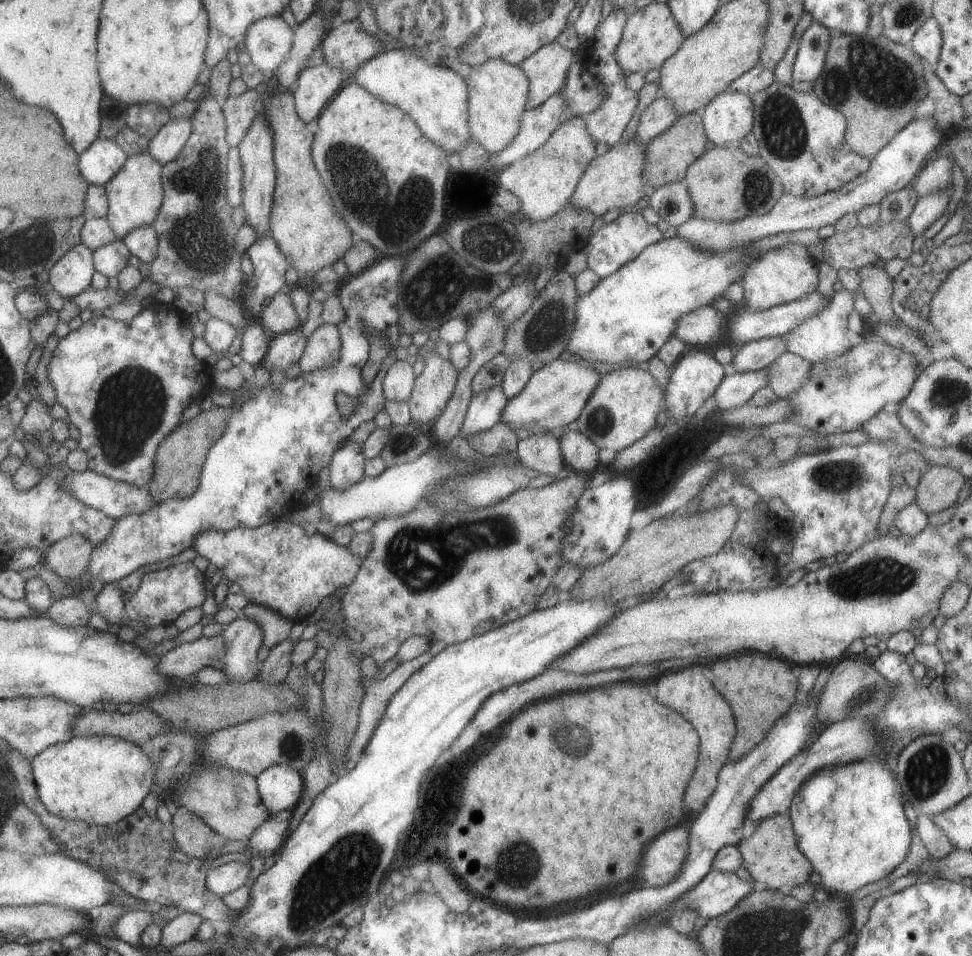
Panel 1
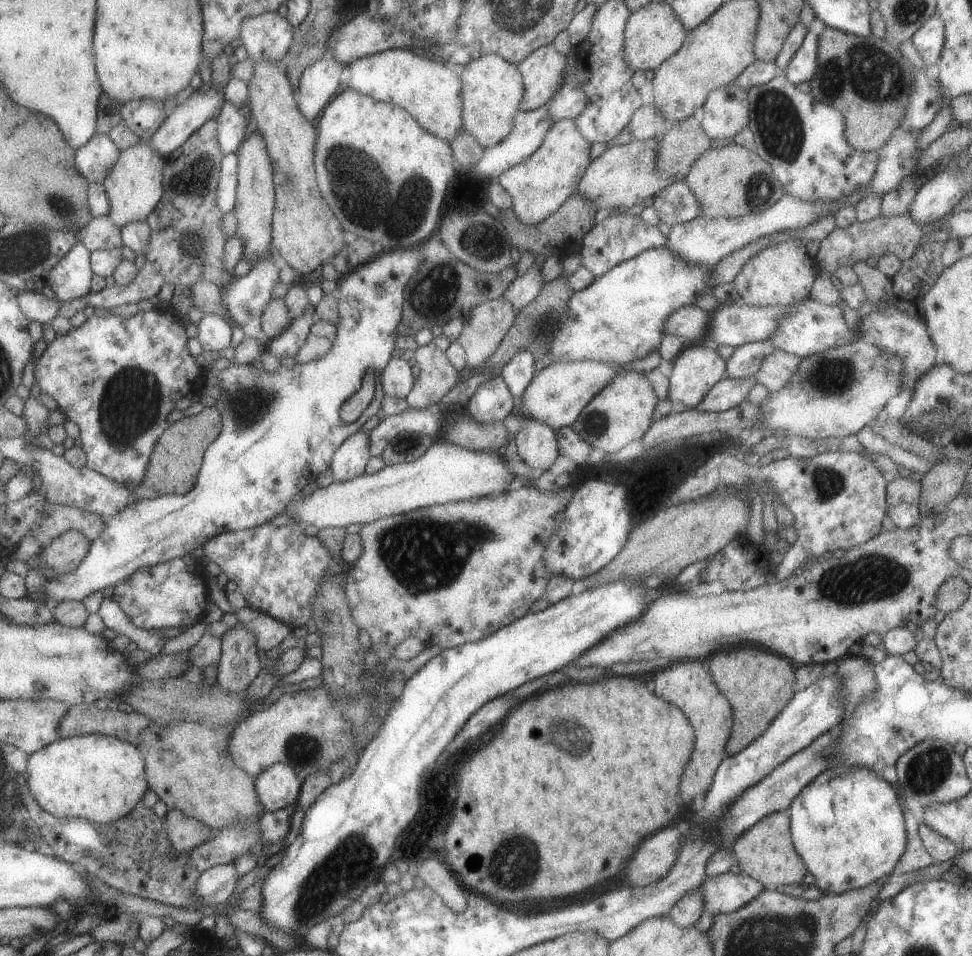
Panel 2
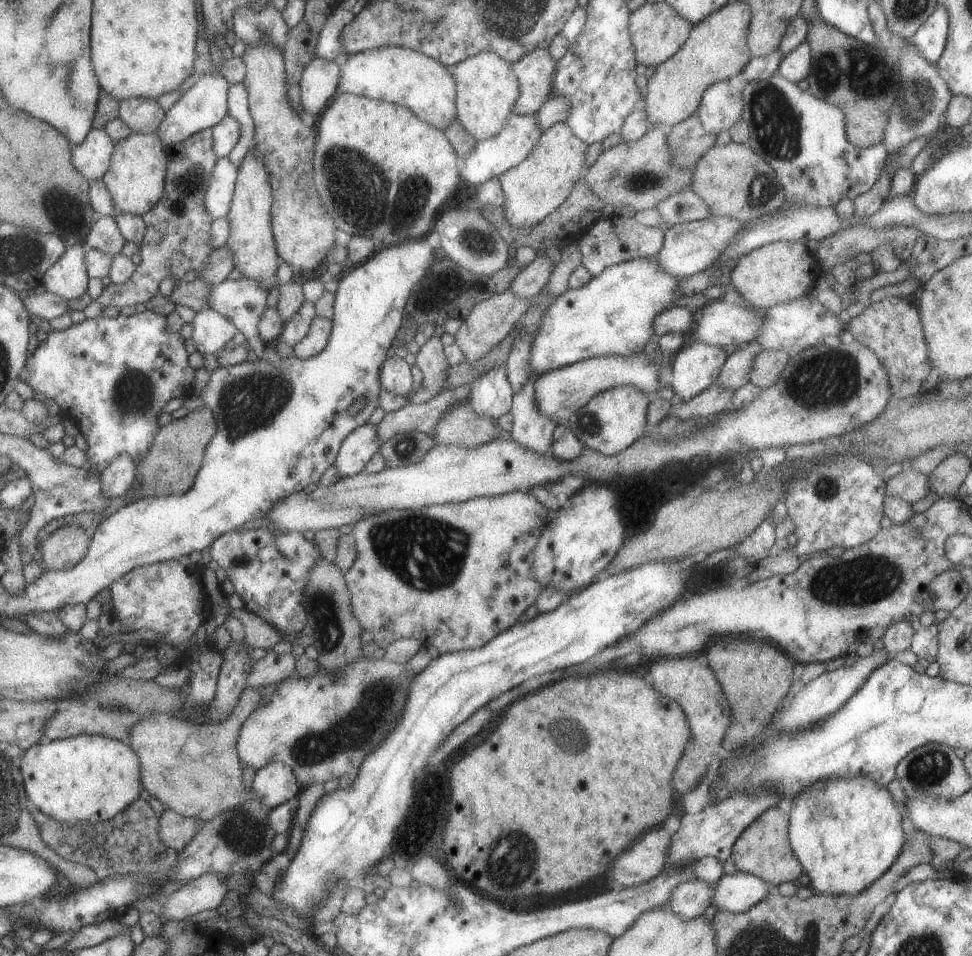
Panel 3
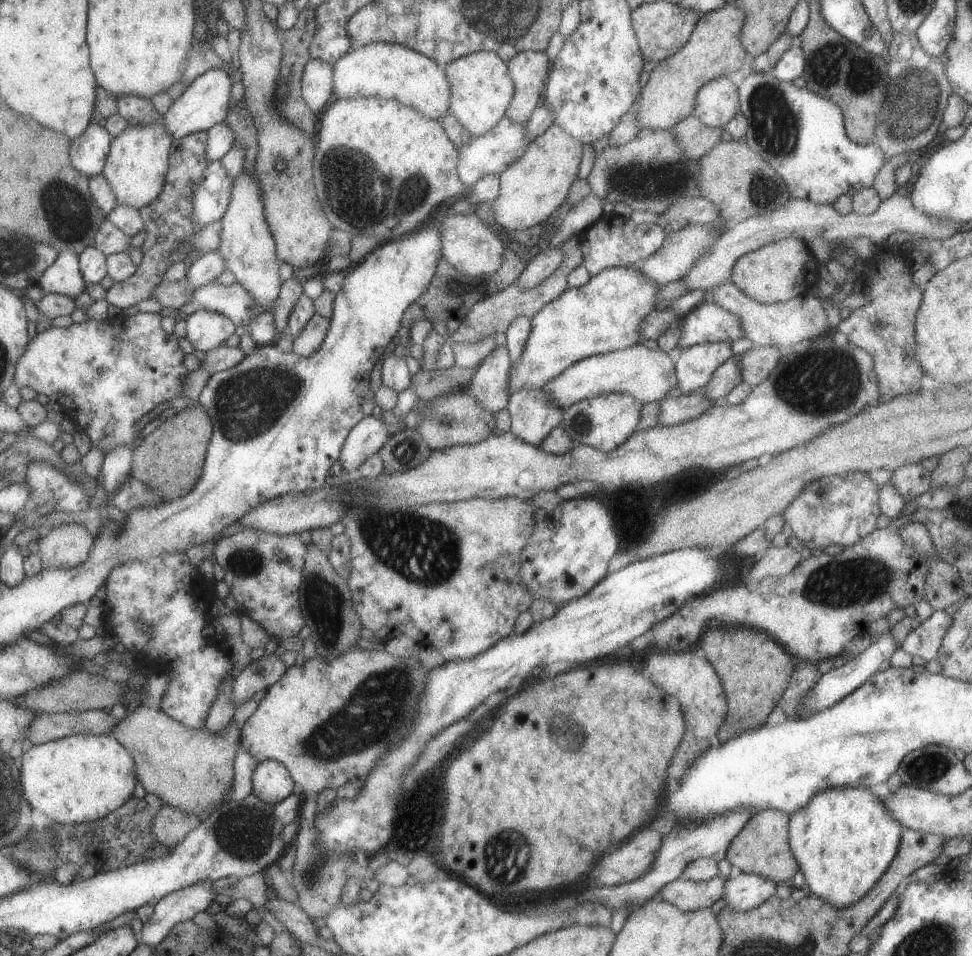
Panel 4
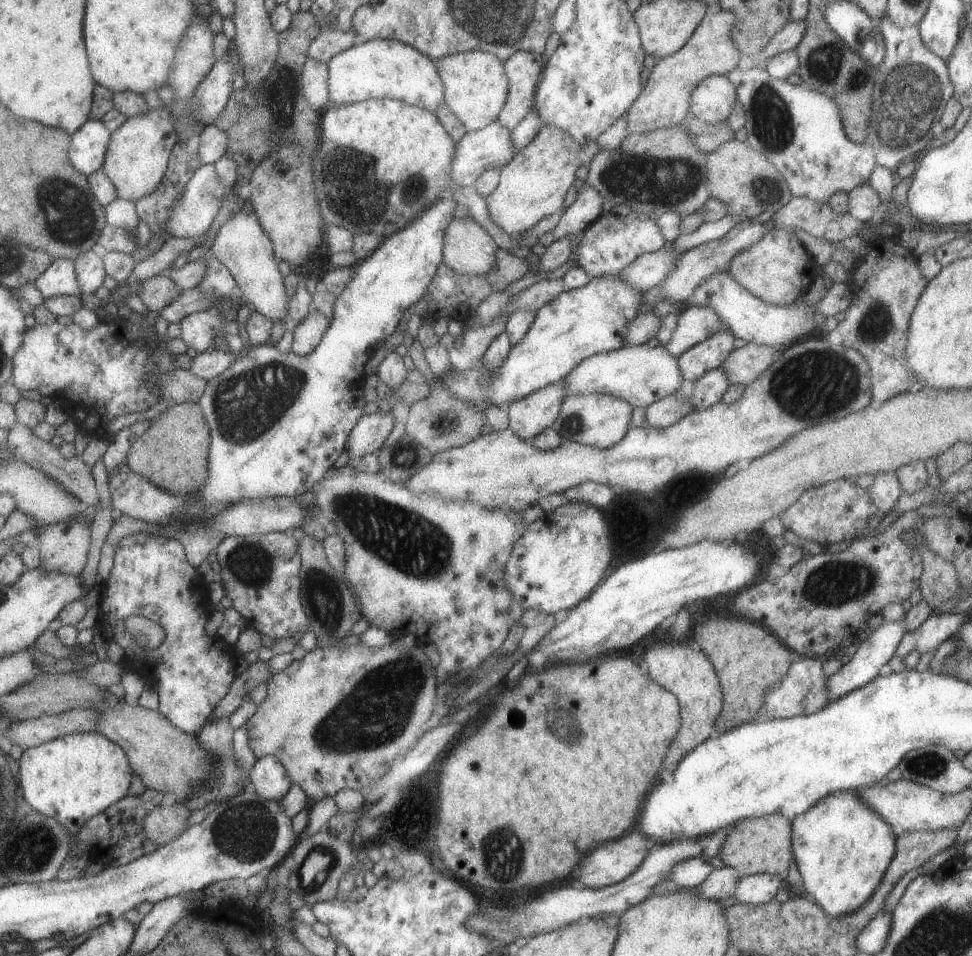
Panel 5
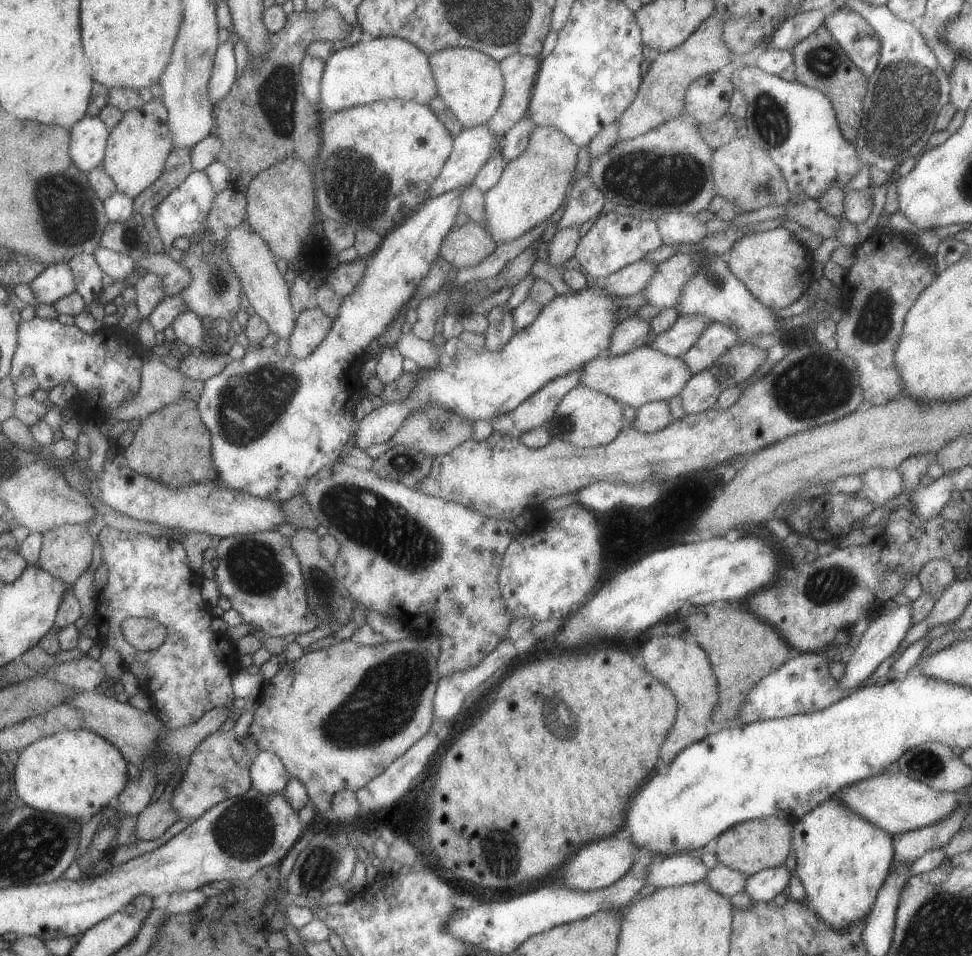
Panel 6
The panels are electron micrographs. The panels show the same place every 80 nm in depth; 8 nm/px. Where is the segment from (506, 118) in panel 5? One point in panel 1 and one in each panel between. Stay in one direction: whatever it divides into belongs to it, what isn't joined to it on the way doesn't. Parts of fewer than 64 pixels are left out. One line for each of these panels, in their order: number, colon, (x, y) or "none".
1: (546, 69)
2: (542, 71)
3: (534, 71)
4: (528, 70)

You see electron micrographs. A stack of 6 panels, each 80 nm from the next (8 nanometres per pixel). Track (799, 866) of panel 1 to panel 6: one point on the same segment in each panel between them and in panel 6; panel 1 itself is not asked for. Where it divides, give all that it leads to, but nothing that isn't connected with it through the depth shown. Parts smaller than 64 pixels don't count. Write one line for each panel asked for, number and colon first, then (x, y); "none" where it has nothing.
2: (764, 852)
3: (762, 850)
4: (761, 847)
5: (756, 845)
6: (748, 847)

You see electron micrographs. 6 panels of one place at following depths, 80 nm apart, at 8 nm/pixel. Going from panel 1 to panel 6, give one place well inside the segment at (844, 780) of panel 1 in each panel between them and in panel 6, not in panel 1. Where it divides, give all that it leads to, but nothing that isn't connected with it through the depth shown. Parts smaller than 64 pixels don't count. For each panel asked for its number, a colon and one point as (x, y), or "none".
2: (846, 824)
3: (845, 832)
4: (843, 838)
5: (841, 847)
6: (841, 860)

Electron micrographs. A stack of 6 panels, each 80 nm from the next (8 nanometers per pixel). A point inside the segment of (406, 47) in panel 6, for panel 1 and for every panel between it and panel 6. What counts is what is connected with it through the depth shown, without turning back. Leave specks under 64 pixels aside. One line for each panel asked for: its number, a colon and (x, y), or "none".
1: (435, 97)
2: (426, 89)
3: (413, 80)
4: (389, 71)
5: (379, 68)

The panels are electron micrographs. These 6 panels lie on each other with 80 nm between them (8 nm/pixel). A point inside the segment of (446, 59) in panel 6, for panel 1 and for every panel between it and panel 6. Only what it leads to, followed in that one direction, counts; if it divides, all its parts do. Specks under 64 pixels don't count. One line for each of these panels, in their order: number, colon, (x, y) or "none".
1: (497, 91)
2: (491, 89)
3: (486, 87)
4: (480, 86)
5: (475, 86)

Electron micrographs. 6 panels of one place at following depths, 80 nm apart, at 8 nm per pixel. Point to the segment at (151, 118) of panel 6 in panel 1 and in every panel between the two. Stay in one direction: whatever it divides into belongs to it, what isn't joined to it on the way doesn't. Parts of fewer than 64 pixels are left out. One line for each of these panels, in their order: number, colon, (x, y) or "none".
1: (134, 195)
2: (133, 187)
3: (134, 179)
4: (137, 161)
5: (137, 153)

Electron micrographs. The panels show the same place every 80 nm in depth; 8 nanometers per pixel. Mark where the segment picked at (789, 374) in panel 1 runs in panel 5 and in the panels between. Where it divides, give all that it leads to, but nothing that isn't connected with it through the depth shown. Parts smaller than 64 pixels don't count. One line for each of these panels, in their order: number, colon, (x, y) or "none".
2: (774, 373)
3: (766, 367)
4: (756, 364)
5: (742, 366)

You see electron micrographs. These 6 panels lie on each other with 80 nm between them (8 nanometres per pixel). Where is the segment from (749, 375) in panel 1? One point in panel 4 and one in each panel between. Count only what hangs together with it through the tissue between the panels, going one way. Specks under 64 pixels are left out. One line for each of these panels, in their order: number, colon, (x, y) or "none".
2: (728, 392)
3: (715, 399)
4: (672, 411)

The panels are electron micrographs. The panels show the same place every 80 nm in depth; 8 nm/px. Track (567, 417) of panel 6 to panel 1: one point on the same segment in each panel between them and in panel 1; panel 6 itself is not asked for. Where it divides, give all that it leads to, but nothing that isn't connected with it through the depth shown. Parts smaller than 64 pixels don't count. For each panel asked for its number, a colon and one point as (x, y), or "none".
1: (622, 407)
2: (620, 412)
3: (611, 420)
4: (606, 421)
5: (597, 420)

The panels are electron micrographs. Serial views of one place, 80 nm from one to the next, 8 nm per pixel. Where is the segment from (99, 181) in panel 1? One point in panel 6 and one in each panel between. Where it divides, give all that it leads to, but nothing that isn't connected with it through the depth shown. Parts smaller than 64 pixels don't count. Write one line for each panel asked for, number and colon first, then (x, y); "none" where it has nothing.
2: (96, 157)
3: (91, 158)
4: (87, 152)
5: (88, 143)
6: (88, 136)

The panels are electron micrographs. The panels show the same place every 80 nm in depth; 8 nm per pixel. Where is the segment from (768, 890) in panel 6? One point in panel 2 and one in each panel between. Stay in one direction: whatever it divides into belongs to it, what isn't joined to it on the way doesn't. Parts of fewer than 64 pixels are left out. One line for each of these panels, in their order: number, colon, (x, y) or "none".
2: (722, 893)
3: (736, 892)
4: (745, 891)
5: (752, 889)

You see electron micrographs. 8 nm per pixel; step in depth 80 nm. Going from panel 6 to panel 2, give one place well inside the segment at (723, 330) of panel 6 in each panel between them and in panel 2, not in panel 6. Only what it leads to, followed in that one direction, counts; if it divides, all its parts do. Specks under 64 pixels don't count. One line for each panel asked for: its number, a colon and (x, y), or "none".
2: (696, 368)
3: (696, 366)
4: (695, 365)
5: (708, 354)

